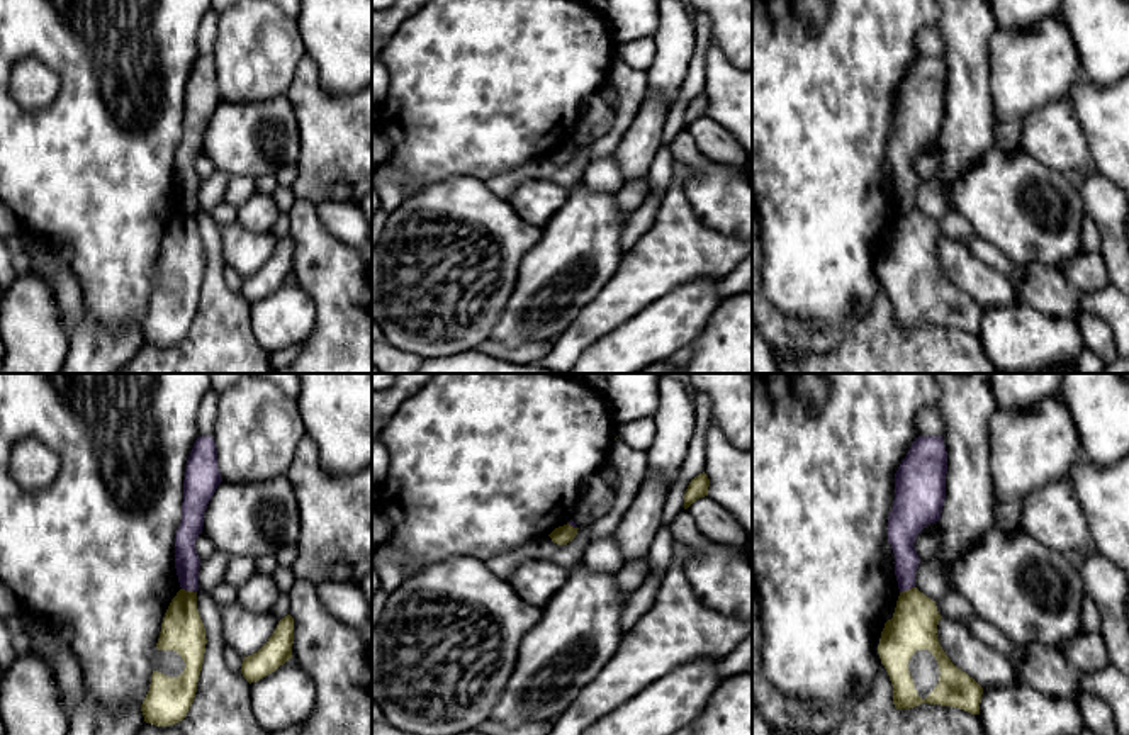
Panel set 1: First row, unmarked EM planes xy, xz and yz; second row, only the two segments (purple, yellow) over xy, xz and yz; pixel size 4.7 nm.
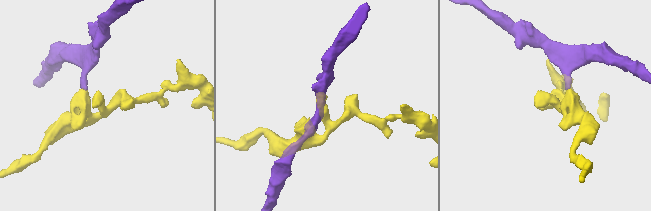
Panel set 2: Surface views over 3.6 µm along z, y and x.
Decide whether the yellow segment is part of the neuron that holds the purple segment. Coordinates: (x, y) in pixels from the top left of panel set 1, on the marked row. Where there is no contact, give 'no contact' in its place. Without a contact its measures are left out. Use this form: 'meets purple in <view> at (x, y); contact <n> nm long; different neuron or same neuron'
meets purple in xy at (189, 589); contact 80 nm long; different neuron

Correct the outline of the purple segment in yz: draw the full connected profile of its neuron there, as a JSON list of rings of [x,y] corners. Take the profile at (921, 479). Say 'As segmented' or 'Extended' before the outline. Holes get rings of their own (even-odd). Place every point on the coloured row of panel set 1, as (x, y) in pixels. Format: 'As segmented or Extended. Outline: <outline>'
As segmented. Outline: [[[918,436],[895,474],[895,501],[888,516],[888,541],[895,553],[895,575],[900,592],[915,587],[920,558],[915,552],[917,535],[941,519],[946,499],[947,452],[942,436]]]

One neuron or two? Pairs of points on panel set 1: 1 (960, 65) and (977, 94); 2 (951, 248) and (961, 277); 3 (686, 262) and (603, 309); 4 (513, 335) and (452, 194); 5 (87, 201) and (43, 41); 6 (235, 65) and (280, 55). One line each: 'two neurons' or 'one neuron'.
1: one neuron
2: one neuron
3: one neuron
4: two neurons
5: one neuron
6: one neuron

